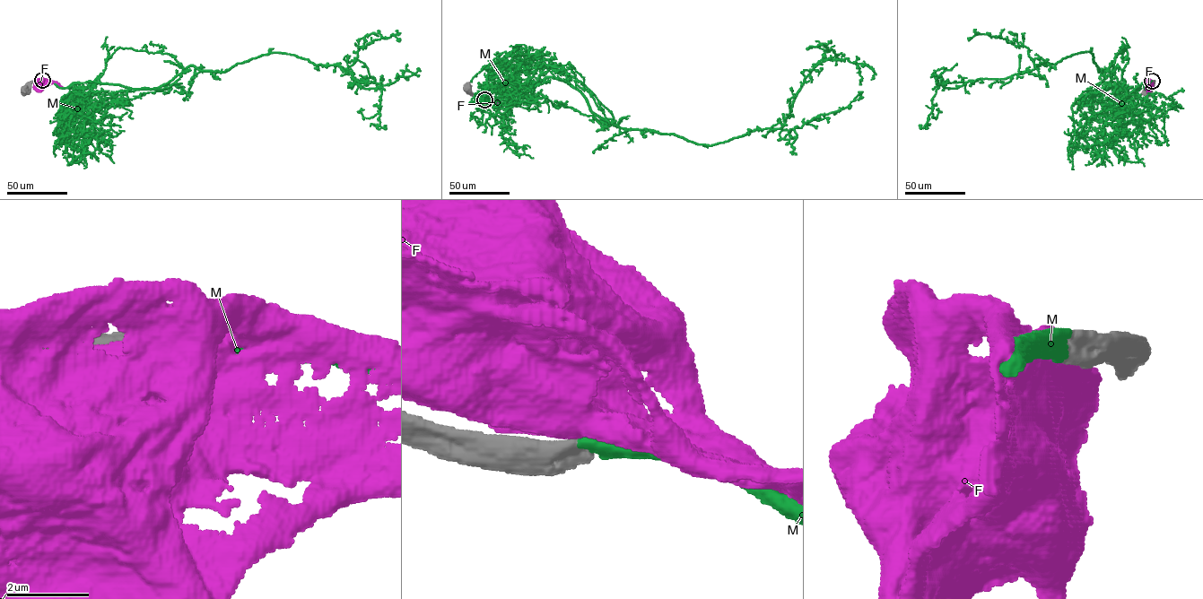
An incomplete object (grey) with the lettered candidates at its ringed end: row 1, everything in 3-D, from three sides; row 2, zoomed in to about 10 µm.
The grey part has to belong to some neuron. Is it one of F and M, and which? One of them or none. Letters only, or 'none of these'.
M

